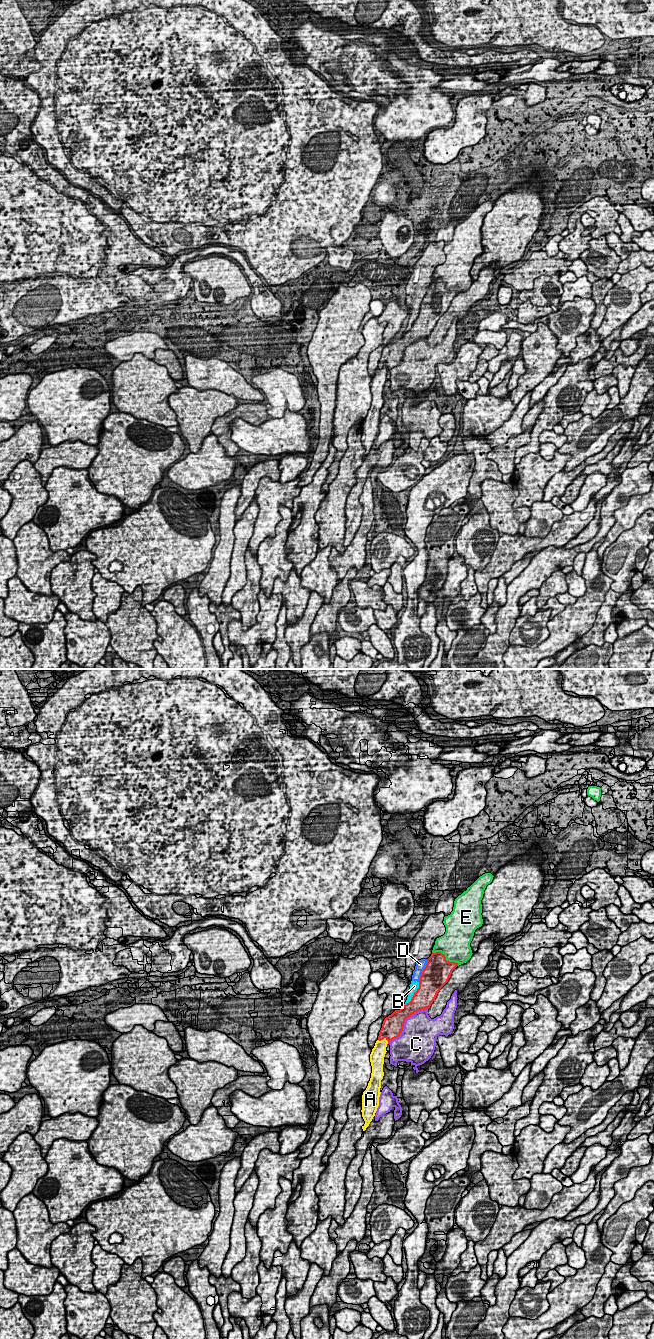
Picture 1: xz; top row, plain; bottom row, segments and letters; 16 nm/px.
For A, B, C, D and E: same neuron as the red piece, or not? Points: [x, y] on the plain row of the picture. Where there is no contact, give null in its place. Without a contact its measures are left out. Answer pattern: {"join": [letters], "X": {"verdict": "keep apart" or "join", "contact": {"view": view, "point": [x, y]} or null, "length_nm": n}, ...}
{"join": [], "A": {"verdict": "keep apart", "contact": {"view": "xz", "point": [384, 365]}, "length_nm": 190}, "B": {"verdict": "keep apart", "contact": {"view": "xz", "point": [414, 322]}, "length_nm": 460}, "C": {"verdict": "keep apart", "contact": {"view": "xz", "point": [404, 350]}, "length_nm": 850}, "D": {"verdict": "keep apart", "contact": {"view": "xz", "point": [423, 298]}, "length_nm": 400}, "E": {"verdict": "keep apart", "contact": {"view": "xz", "point": [445, 285]}, "length_nm": 480}}

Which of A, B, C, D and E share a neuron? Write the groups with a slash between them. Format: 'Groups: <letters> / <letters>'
Groups: A / B D / C / E

